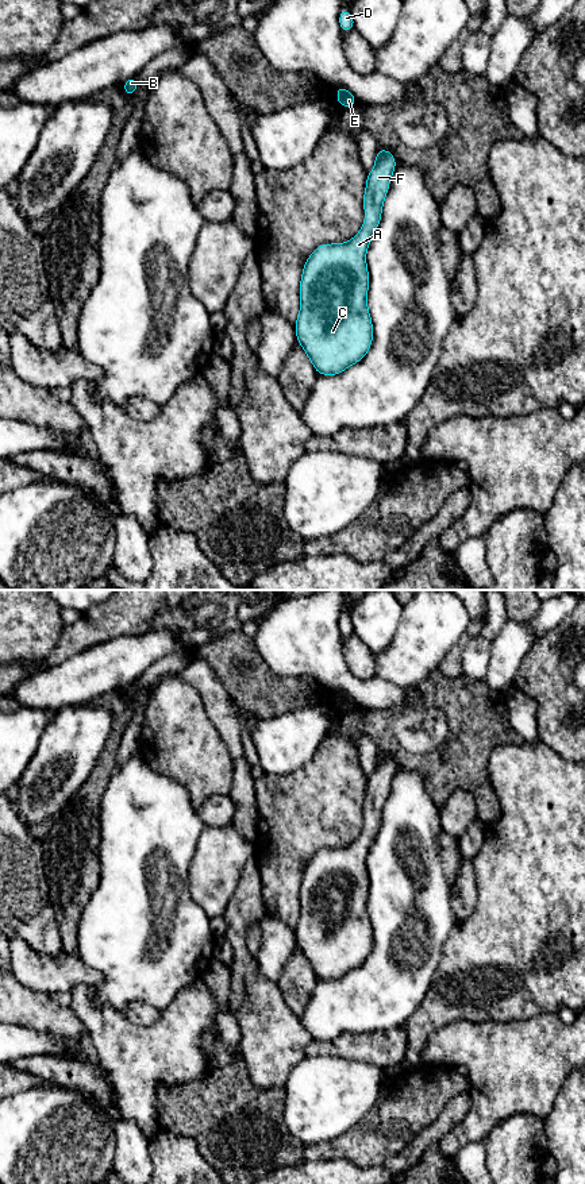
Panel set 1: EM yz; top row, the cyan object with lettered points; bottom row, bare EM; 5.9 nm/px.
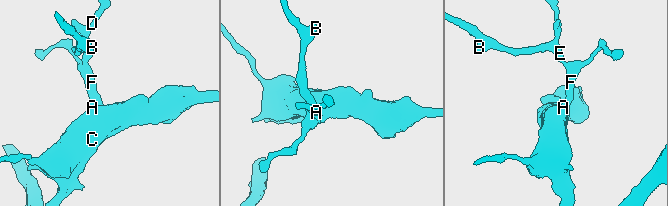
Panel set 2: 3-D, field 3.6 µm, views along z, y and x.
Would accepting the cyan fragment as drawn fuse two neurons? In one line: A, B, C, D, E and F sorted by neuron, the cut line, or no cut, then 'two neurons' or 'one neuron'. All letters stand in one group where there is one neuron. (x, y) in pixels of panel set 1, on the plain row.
A B C D E F; no cut; one neuron

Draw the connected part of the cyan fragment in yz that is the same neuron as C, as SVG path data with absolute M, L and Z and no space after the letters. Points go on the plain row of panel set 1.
M378 752L374 772L366 783L365 828L361 836L350 846L317 851L304 869L299 892L301 913L295 936L297 948L307 957L317 979L343 977L351 969L361 967L372 950L373 927L367 914L366 856L381 826L382 809L395 774L395 760Z

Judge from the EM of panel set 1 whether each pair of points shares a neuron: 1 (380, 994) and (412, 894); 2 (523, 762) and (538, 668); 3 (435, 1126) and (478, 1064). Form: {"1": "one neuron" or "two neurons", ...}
{"1": "one neuron", "2": "two neurons", "3": "two neurons"}

